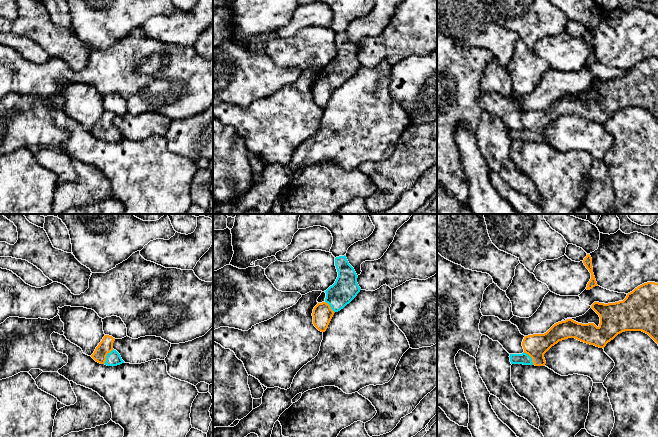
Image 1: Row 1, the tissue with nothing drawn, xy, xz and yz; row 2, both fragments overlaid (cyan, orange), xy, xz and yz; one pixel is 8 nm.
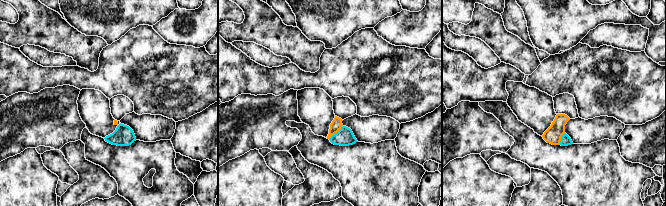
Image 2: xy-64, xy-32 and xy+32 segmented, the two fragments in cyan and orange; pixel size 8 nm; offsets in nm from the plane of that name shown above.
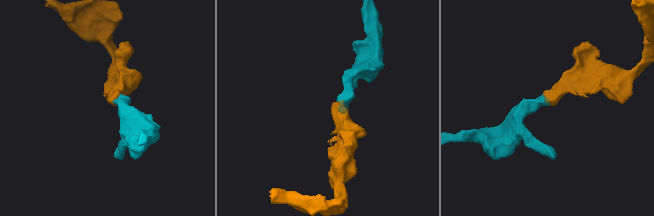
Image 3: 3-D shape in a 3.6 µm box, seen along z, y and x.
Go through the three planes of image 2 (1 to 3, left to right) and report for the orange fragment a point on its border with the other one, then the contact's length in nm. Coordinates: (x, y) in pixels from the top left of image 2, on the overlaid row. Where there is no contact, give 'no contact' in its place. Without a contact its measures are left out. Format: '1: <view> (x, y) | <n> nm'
1: no contact
2: xy-32 (335, 133) | 160 nm
3: xy+32 (561, 138) | 110 nm

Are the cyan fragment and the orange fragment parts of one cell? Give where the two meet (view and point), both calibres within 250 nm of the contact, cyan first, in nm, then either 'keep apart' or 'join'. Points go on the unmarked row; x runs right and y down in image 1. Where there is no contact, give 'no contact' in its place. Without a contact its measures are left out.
meets cyan in xy at (106, 132); 120 nm thick on the cyan side, 110 nm on the other; join

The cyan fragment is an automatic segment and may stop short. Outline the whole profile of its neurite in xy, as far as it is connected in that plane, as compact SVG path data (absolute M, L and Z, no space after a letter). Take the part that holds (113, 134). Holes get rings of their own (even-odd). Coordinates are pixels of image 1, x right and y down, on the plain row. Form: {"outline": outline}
{"outline": "M105 111L99 121L96 123L91 133L96 138L105 140L107 142L117 142L124 139L120 130L113 125L114 117L115 114L109 111Z"}

